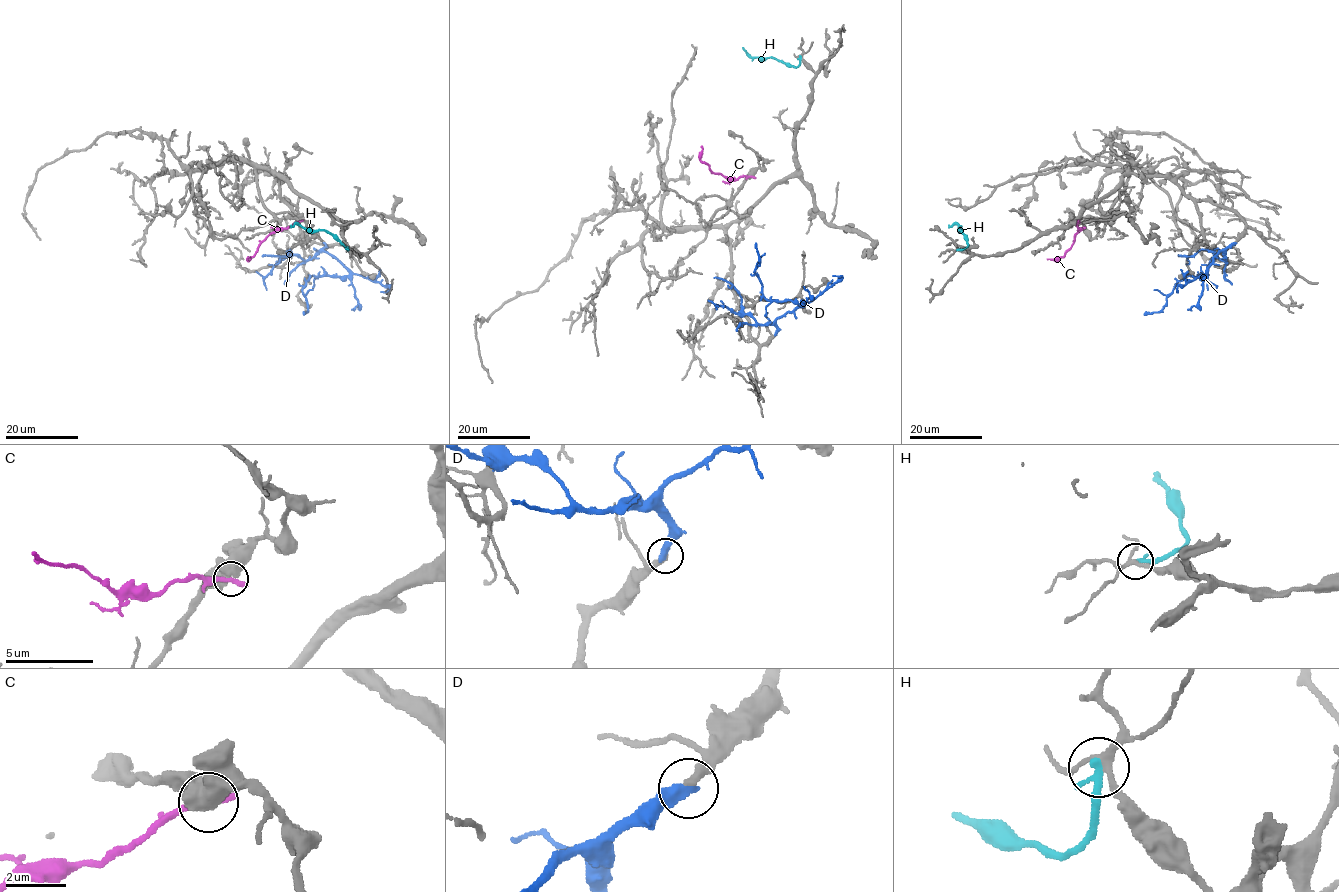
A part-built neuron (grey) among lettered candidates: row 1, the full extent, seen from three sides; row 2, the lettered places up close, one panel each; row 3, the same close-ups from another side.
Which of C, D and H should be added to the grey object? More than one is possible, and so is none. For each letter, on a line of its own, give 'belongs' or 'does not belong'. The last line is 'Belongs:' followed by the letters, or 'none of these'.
C: does not belong
D: does not belong
H: does not belong
Belongs: none of these

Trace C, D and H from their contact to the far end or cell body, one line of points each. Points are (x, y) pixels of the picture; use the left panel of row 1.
C: (299, 221), (286, 228), (277, 228), (249, 259)
D: (324, 243), (323, 249), (350, 273), (338, 277), (309, 276), (302, 290), (308, 311), (303, 314)
H: (348, 249), (324, 230), (308, 231), (299, 225), (290, 225)

